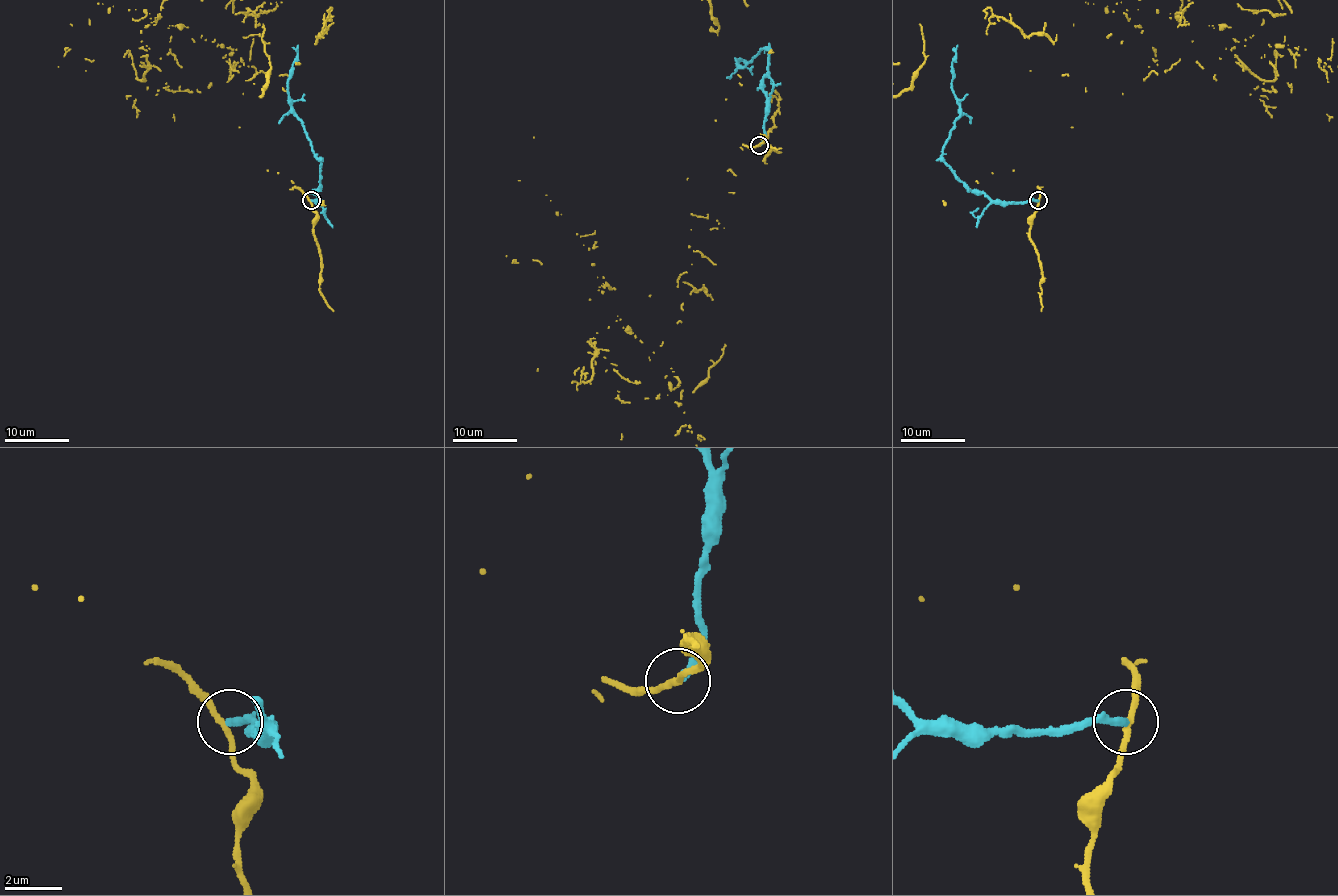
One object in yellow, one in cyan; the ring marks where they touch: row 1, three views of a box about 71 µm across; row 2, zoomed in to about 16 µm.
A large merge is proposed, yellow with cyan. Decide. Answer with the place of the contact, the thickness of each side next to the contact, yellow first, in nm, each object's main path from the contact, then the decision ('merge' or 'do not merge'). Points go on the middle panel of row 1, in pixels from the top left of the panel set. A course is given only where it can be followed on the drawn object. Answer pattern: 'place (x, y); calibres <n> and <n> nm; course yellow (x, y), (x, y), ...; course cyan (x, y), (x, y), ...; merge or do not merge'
place (759, 145); calibres 200 and 280 nm; course cyan (759, 144), (765, 135), (767, 51), (760, 49), (741, 67), (736, 59), (746, 64); do not merge

